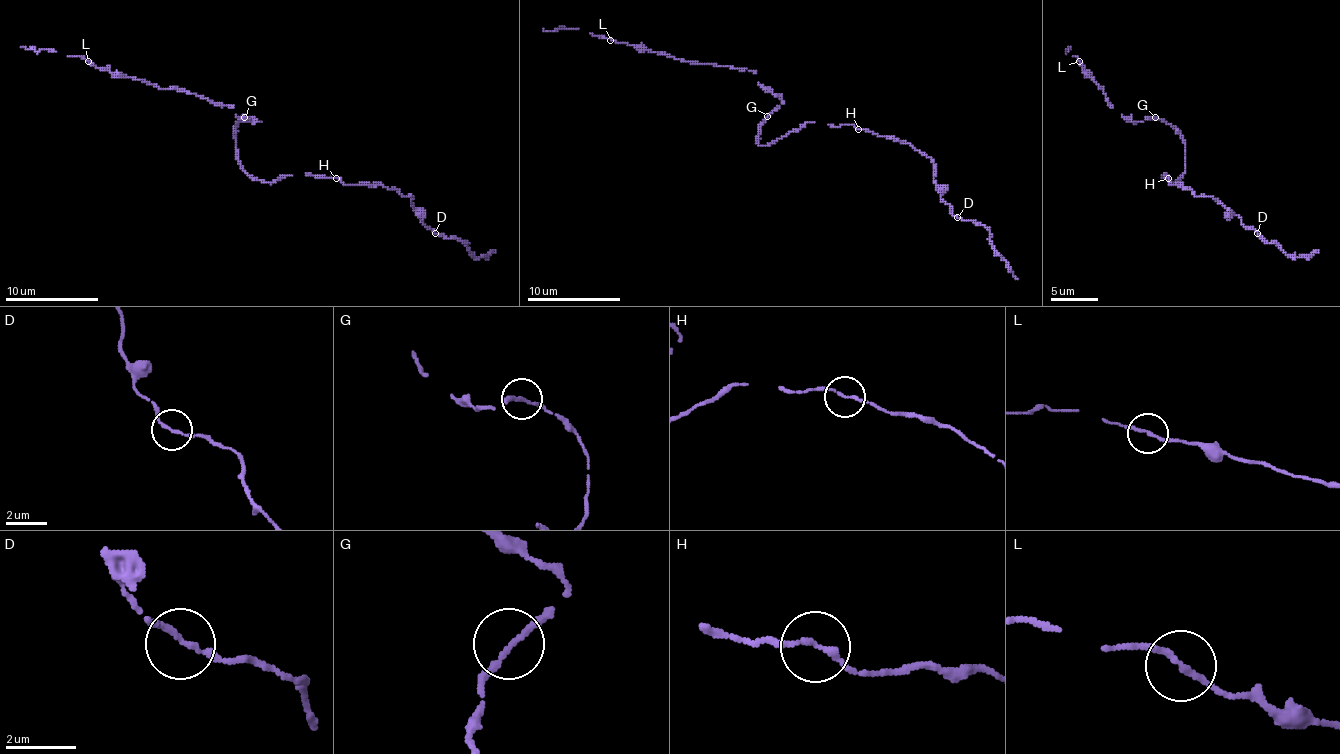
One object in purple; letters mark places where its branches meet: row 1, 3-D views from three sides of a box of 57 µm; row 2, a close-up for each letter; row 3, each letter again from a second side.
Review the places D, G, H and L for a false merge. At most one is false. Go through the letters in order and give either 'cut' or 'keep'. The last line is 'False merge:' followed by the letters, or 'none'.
D: keep
G: keep
H: keep
L: keep
False merge: none

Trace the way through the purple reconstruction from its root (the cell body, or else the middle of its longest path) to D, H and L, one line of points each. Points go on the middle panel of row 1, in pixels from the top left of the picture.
D: (768, 145), (807, 122), (854, 124), (905, 141), (931, 160), (933, 183), (957, 218)
H: (768, 145), (791, 131), (798, 131), (807, 122), (833, 127), (854, 124), (859, 129)
L: (768, 145), (758, 145), (758, 131), (782, 101), (758, 82), (756, 73), (690, 64), (611, 40)

